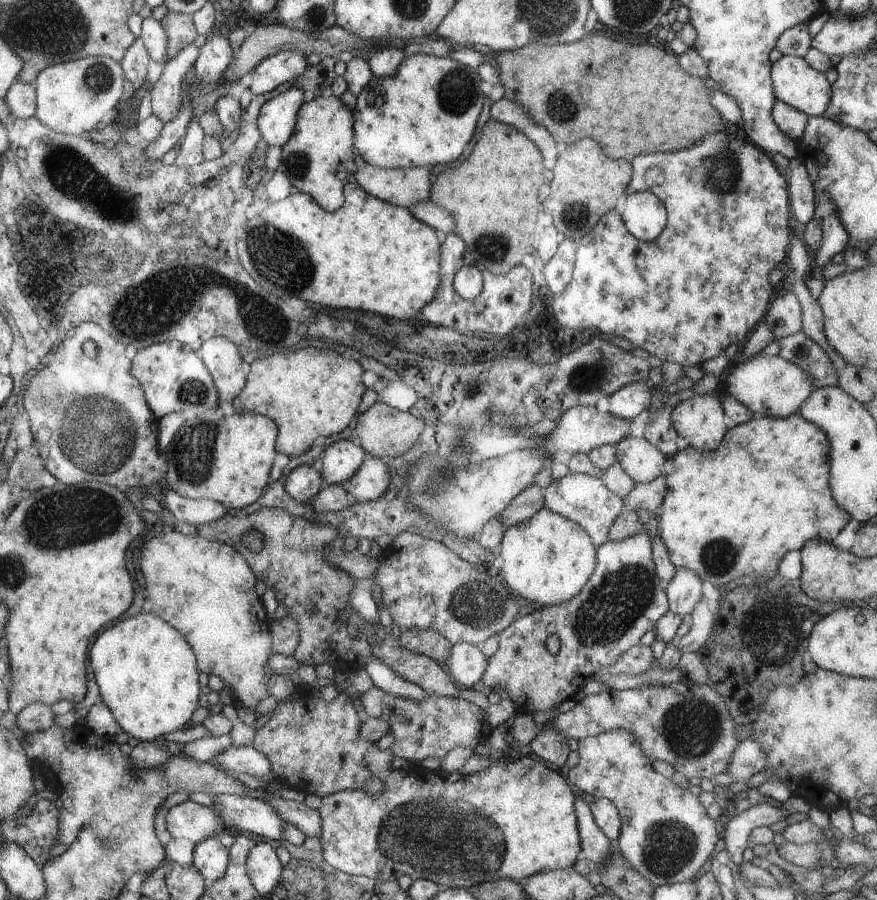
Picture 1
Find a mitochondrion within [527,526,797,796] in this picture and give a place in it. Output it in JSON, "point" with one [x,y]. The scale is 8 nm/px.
{"point":[612,608]}

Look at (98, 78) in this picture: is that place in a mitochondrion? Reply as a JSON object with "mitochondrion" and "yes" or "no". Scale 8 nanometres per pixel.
{"mitochondrion":"yes"}

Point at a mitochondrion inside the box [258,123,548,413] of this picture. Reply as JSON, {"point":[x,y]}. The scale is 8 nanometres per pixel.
{"point":[492,247]}

